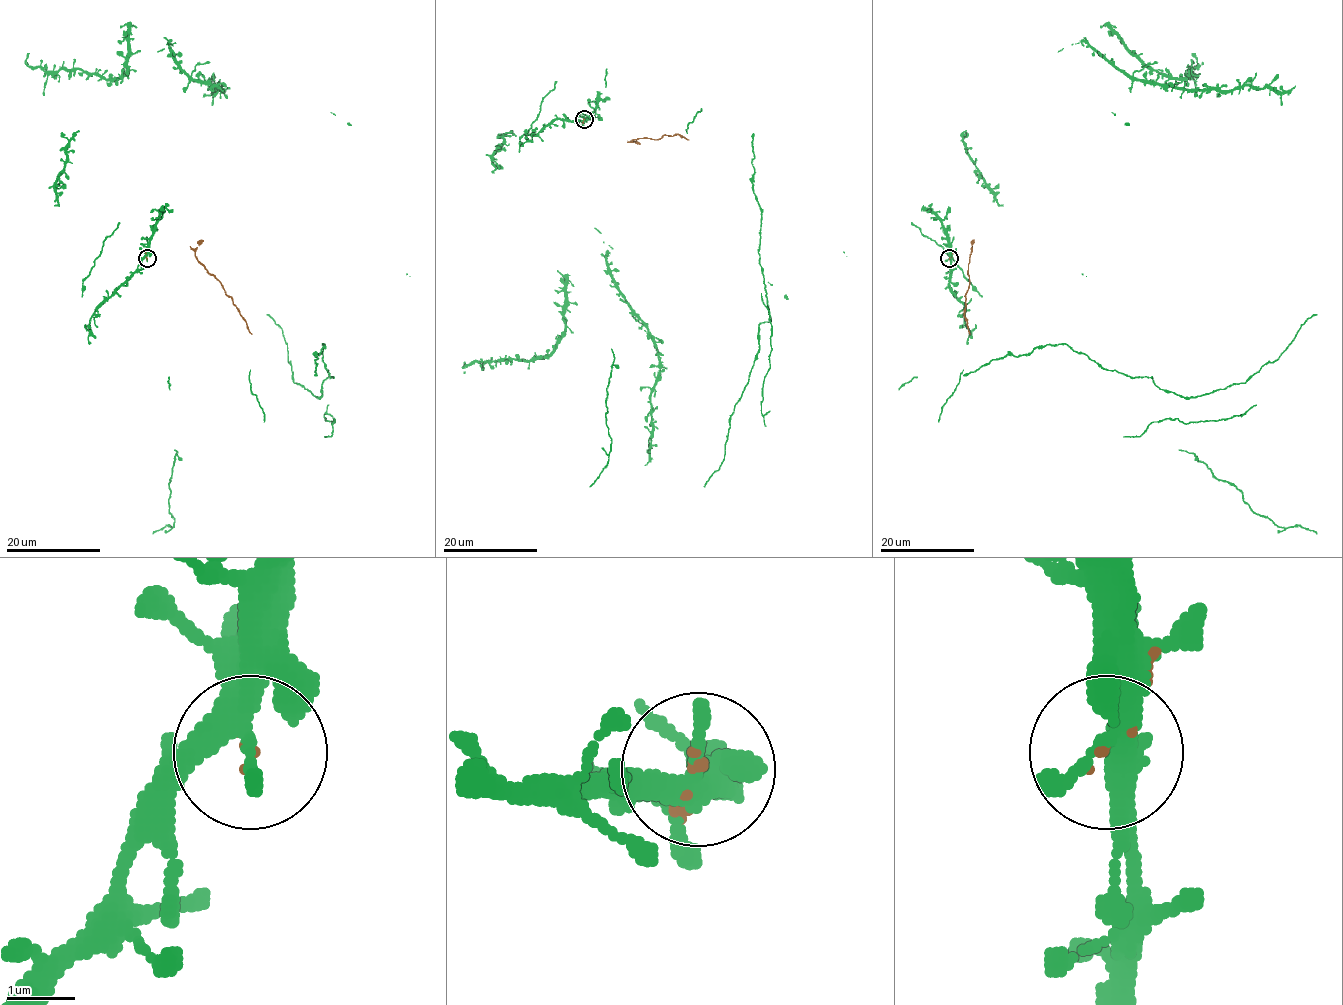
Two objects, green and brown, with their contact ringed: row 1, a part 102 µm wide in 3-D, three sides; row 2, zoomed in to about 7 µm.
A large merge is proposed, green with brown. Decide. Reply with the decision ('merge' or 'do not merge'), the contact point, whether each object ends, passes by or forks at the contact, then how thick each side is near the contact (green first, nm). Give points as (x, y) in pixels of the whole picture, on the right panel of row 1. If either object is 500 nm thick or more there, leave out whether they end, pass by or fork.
merge | (949, 258) | green passes by | brown ends | 340/70 nm

